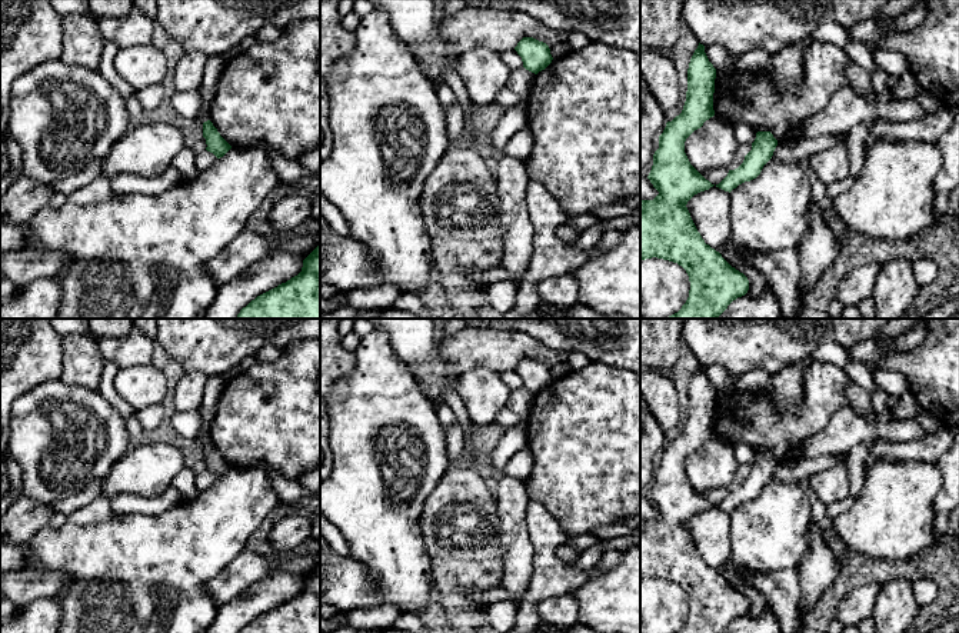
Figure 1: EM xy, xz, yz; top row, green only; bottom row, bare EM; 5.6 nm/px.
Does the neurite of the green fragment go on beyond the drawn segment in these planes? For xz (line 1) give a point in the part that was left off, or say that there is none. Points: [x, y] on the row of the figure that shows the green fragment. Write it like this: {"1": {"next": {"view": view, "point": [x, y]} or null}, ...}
{"1": {"next": null}}

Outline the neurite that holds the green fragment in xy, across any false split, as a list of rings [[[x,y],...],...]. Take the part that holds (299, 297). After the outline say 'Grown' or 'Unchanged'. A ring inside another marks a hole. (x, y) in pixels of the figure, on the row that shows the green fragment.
[[[320,244],[297,276],[257,296],[237,319],[320,319]]]. Unchanged

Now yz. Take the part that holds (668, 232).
[[[699,43],[687,69],[683,110],[666,123],[659,136],[659,149],[653,154],[653,166],[647,176],[659,194],[653,200],[640,200],[640,260],[657,257],[677,263],[686,270],[690,281],[686,303],[677,313],[666,319],[717,319],[733,300],[745,296],[749,290],[747,277],[705,243],[686,207],[695,194],[715,186],[690,164],[685,153],[686,139],[715,116],[715,79],[716,69],[709,61],[705,46]]]. Unchanged

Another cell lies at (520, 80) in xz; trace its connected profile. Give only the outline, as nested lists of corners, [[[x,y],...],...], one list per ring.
[[[525,67],[512,71],[507,87],[520,96],[527,96],[535,80],[535,73],[526,70]]]

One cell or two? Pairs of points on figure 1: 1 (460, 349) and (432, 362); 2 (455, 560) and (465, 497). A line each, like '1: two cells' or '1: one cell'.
1: two cells
2: one cell

